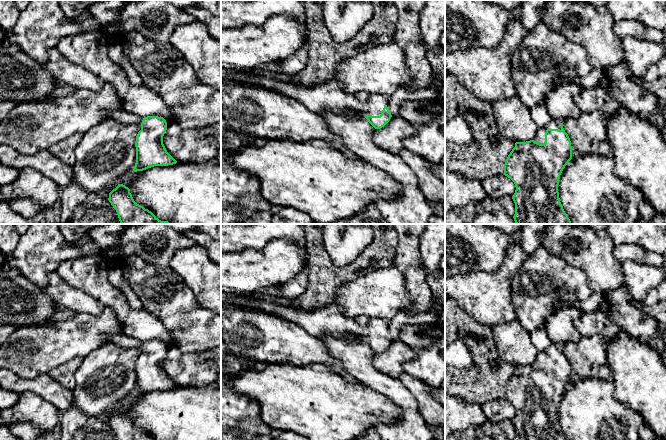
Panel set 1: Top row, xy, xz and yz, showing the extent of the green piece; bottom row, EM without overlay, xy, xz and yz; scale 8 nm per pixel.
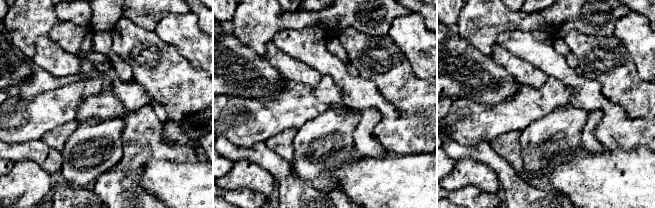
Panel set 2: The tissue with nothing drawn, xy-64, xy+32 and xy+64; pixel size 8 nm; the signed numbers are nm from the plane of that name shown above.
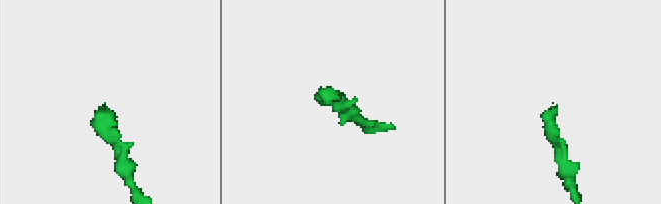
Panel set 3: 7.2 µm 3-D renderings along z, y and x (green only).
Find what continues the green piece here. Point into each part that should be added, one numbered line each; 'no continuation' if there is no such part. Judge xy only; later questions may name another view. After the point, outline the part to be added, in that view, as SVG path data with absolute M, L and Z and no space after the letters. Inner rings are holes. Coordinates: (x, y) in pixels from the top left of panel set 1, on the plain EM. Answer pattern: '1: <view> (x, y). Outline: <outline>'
1: xy (120, 339). Outline: M123 332L107 335L107 343L114 344L122 348L141 348L143 341L136 340Z

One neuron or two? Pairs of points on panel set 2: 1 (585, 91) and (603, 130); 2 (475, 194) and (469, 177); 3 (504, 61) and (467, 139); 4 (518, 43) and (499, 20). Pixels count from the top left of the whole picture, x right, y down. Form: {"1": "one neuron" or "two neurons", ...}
{"1": "one neuron", "2": "two neurons", "3": "two neurons", "4": "two neurons"}

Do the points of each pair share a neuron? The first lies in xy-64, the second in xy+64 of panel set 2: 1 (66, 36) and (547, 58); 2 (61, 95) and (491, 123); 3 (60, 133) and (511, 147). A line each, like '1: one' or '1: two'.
1: one
2: one
3: one

